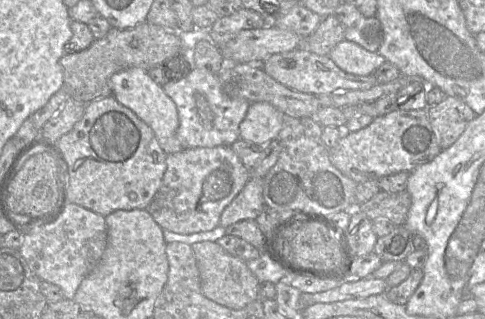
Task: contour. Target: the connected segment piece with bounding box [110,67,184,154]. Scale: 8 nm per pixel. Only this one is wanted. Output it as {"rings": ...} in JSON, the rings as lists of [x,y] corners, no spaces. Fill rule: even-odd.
{"rings":[[[139,67],[128,68],[112,75],[110,82],[112,96],[114,96],[119,103],[131,109],[140,119],[151,127],[160,146],[167,154],[184,150],[177,138],[179,116],[176,104],[165,93],[163,87],[149,76],[147,70]]]}

